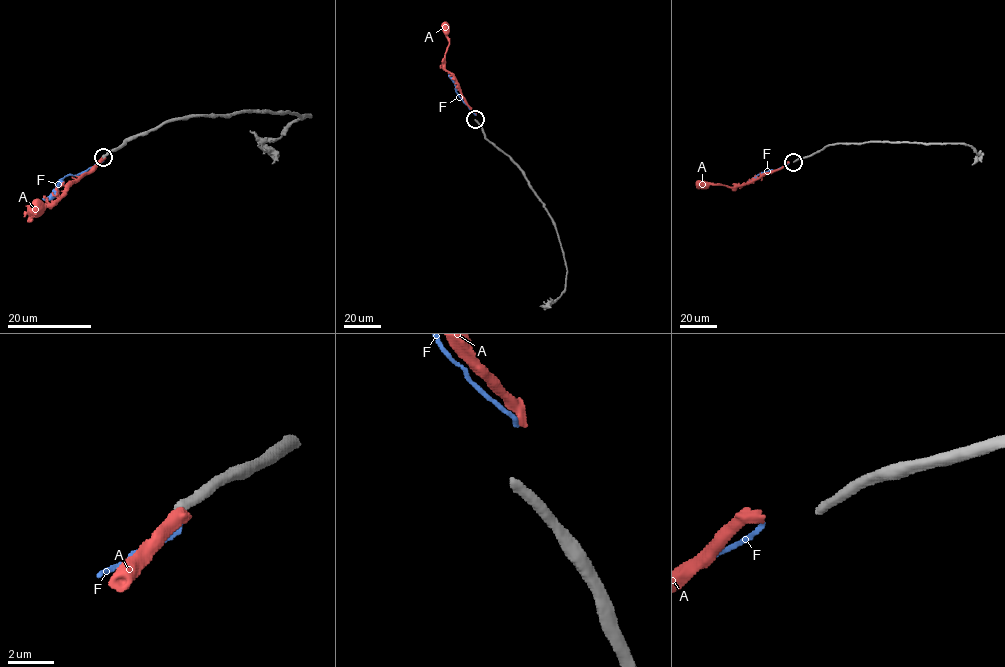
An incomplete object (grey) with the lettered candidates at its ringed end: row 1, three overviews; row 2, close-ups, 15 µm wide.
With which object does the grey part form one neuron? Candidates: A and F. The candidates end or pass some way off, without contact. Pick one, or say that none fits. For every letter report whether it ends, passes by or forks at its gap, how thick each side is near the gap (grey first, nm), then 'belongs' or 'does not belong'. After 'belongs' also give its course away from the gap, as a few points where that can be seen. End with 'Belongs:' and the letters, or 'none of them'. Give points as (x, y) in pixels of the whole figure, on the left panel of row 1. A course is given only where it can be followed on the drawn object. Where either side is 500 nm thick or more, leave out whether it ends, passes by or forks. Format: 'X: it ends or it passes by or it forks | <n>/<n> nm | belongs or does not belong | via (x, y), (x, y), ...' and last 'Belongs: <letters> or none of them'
A: it ends | 400/440 nm | belongs | via (104, 158), (57, 200), (35, 209), (35, 214), (44, 208), (38, 208)
F: it ends | 400/200 nm | does not belong
Belongs: A

